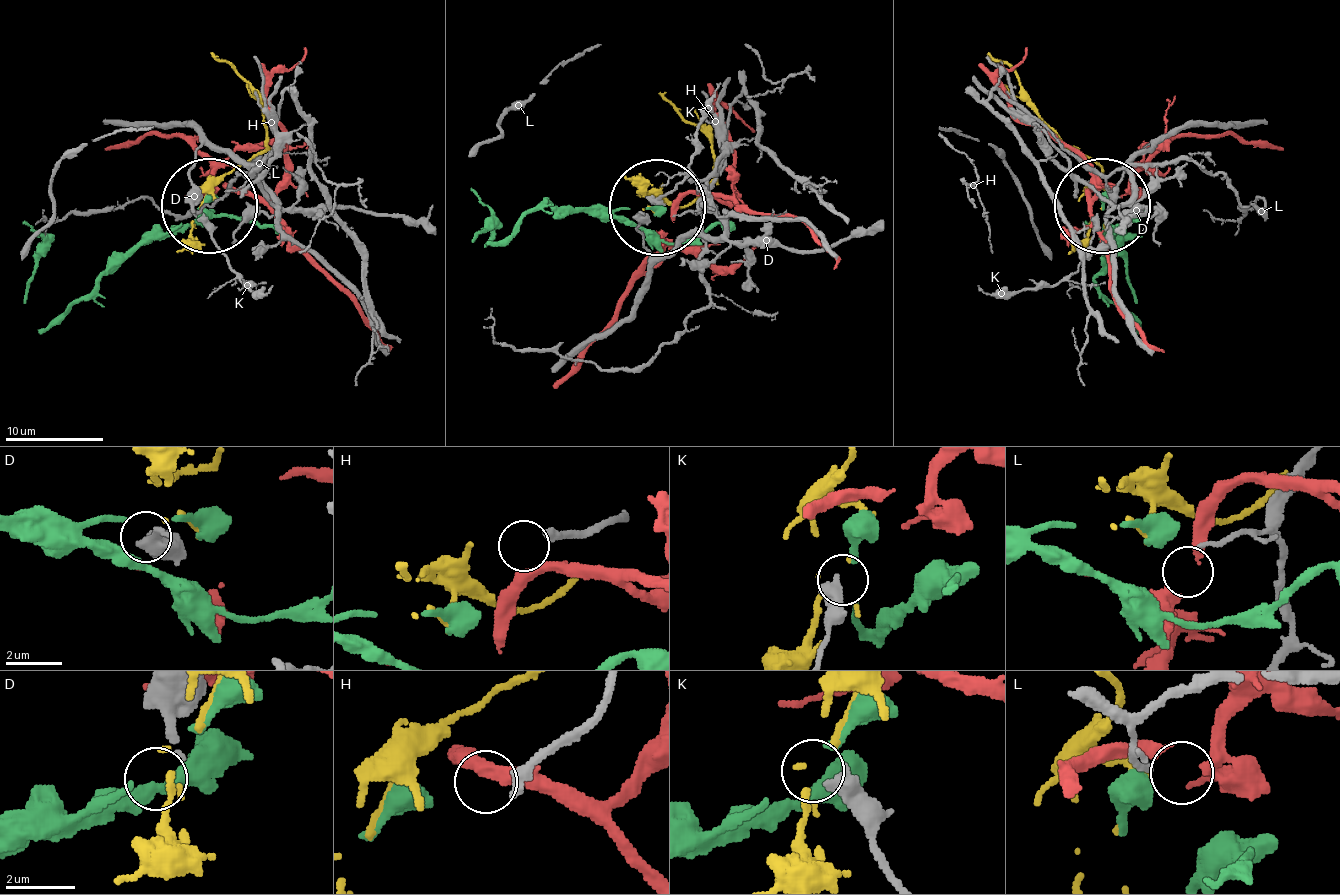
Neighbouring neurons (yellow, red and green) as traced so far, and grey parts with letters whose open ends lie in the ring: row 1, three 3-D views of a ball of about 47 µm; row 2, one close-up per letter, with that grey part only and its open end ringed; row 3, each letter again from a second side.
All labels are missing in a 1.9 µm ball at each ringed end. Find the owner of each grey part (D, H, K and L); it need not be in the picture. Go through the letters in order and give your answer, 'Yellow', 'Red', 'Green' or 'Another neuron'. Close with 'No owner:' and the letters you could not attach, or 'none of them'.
D: Another neuron
H: Another neuron
K: Another neuron
L: Another neuron
No owner: D, H, K, L

